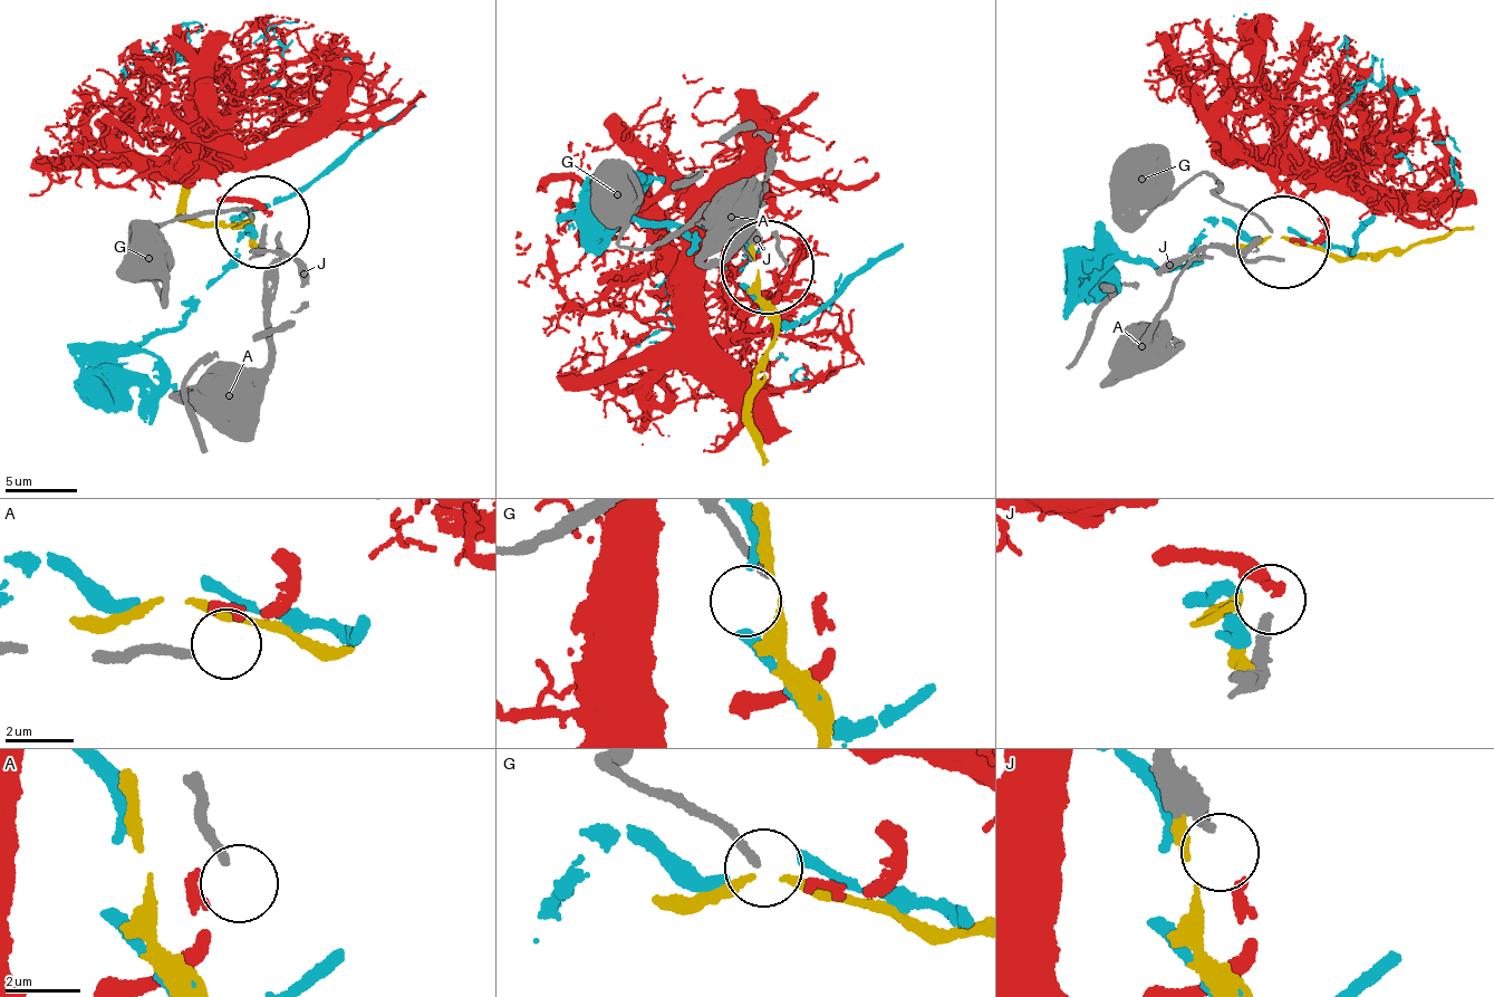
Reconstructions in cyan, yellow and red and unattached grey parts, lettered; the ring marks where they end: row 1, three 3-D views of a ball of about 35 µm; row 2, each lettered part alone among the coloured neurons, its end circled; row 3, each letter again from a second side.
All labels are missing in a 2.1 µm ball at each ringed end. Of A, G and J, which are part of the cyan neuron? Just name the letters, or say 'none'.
none

